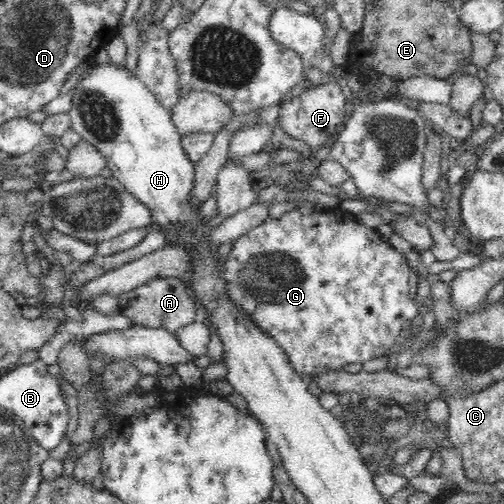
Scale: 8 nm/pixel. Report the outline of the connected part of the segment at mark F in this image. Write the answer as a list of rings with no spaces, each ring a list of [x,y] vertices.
[[[335,81],[306,90],[300,97],[290,99],[284,96],[277,110],[277,124],[294,139],[309,144],[313,150],[324,149],[338,140],[338,136],[349,120],[349,102],[342,92],[342,86]]]

